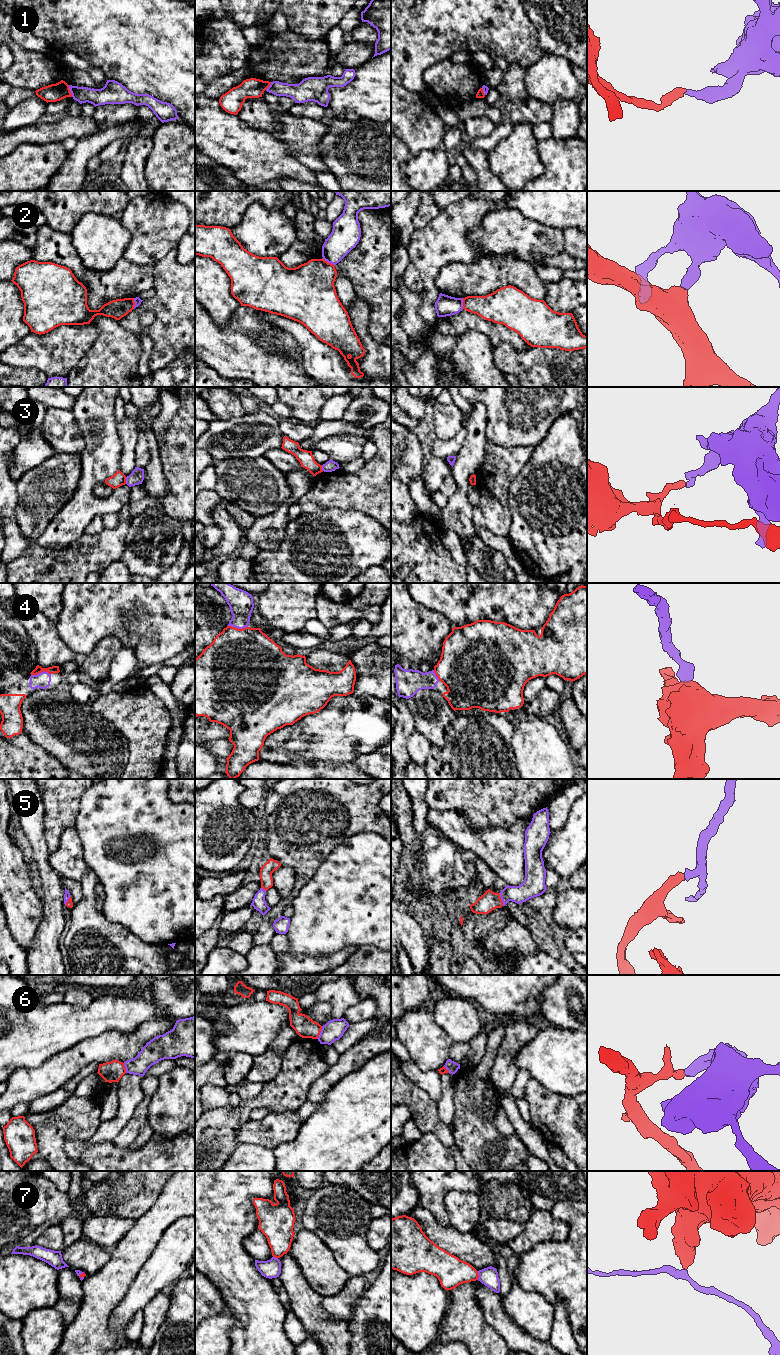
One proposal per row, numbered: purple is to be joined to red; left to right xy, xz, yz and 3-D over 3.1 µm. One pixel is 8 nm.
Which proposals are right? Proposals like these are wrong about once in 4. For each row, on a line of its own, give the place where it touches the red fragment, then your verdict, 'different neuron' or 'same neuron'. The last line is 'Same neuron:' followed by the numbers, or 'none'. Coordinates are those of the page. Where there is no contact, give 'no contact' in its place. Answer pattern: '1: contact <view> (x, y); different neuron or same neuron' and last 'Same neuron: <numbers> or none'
1: contact xy (69, 91); same neuron
2: contact xz (327, 262); different neuron
3: contact xy (125, 480); different neuron
4: contact xz (237, 628); same neuron
5: contact yz (500, 899); same neuron
6: contact xz (319, 1032); different neuron
7: contact yz (478, 1275); different neuron
Same neuron: 1, 4, 5

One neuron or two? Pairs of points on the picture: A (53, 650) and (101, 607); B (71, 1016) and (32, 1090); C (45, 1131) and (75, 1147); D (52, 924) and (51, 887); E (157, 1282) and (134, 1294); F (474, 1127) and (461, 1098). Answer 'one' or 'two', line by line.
A: two
B: two
C: two
D: one
E: one
F: one

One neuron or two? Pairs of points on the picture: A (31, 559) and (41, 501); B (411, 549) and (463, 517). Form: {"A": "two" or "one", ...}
{"A": "two", "B": "two"}

